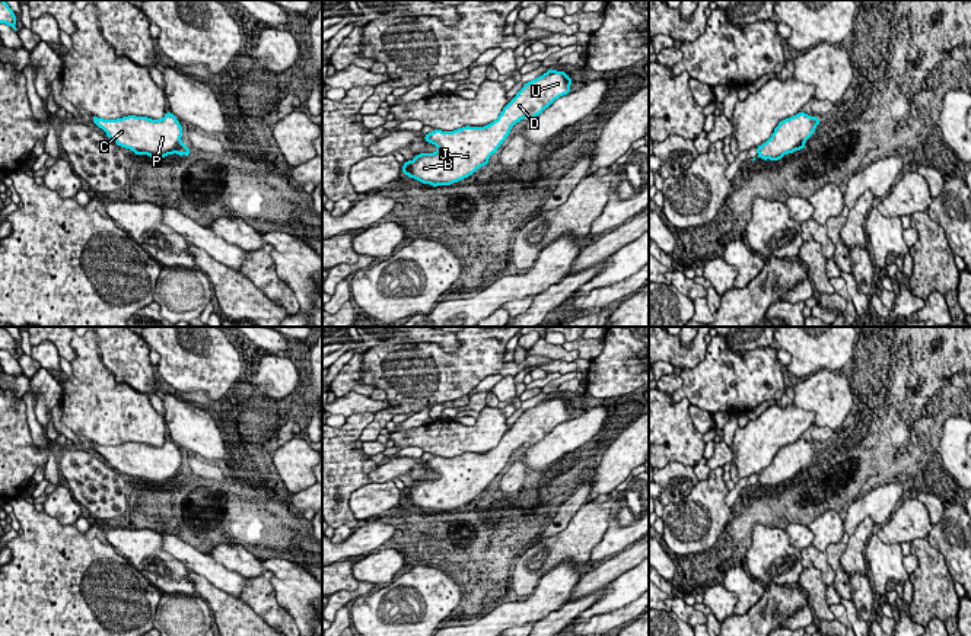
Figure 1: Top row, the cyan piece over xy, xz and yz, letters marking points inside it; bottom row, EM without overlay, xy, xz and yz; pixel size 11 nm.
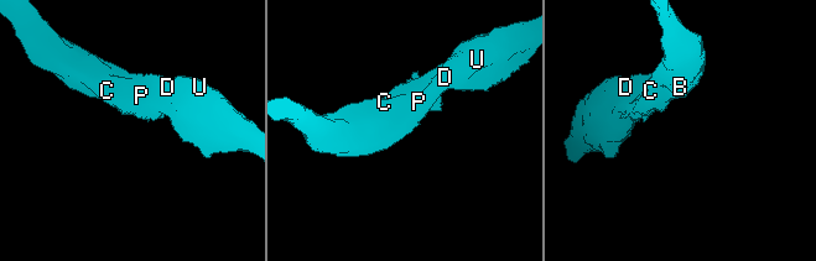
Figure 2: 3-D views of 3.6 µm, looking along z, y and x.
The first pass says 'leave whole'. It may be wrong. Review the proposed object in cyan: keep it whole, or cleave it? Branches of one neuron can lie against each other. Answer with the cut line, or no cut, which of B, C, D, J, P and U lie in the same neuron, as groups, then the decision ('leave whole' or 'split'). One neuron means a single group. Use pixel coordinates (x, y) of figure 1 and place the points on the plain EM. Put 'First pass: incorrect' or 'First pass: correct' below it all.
no cut; B C D J P U; leave whole
First pass: correct

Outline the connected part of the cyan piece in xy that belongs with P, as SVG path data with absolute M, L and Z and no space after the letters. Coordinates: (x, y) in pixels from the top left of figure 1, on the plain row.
M166 439L162 446L128 442L118 446L102 446L92 442L95 452L118 473L131 476L134 481L147 481L160 487L166 481L184 480L190 484L190 476L181 468L182 454L176 443Z

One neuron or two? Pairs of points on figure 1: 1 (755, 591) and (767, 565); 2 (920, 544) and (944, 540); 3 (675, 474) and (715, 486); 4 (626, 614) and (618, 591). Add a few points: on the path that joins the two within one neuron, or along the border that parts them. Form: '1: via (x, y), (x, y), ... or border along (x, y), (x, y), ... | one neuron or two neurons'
1: border along (745, 569), (764, 587) | two neurons
2: border along (926, 538), (944, 557), (948, 572) | two neurons
3: border along (699, 482), (687, 499) | two neurons
4: border along (633, 600), (614, 610), (595, 613), (591, 617) | two neurons

